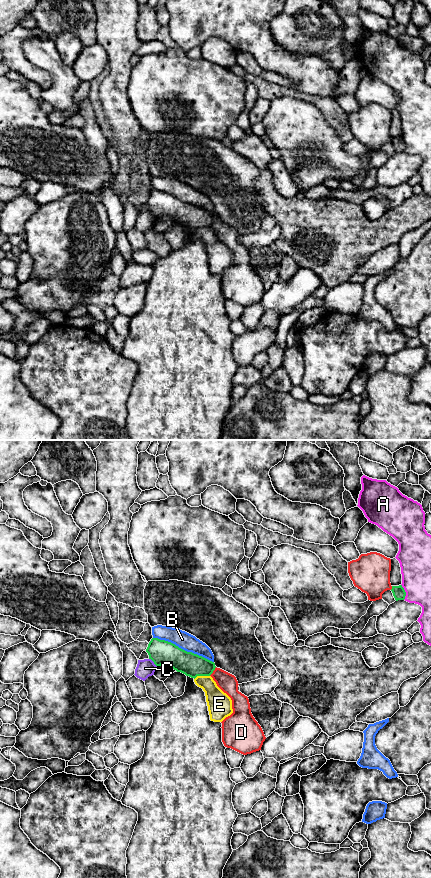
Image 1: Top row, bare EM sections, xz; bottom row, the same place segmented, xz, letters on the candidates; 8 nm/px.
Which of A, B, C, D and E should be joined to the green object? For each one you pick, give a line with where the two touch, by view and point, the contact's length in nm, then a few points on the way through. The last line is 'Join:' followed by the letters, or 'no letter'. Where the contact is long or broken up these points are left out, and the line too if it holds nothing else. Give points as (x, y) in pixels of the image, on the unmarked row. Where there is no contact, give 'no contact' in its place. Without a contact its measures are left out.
E: xz (201, 227) | 130 nm | across xz (192, 217), (201, 227), (217, 253)
Join: E

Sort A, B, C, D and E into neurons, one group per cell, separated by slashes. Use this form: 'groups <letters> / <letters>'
groups A / B / C / D / E

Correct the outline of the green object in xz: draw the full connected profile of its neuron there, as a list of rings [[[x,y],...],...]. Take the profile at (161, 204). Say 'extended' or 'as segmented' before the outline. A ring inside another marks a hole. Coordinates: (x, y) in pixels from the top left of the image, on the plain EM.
extended | [[[158,190],[151,191],[146,204],[156,218],[169,217],[194,231],[195,236],[205,244],[211,273],[222,274],[233,265],[231,250],[210,228],[216,220],[214,214]]]

